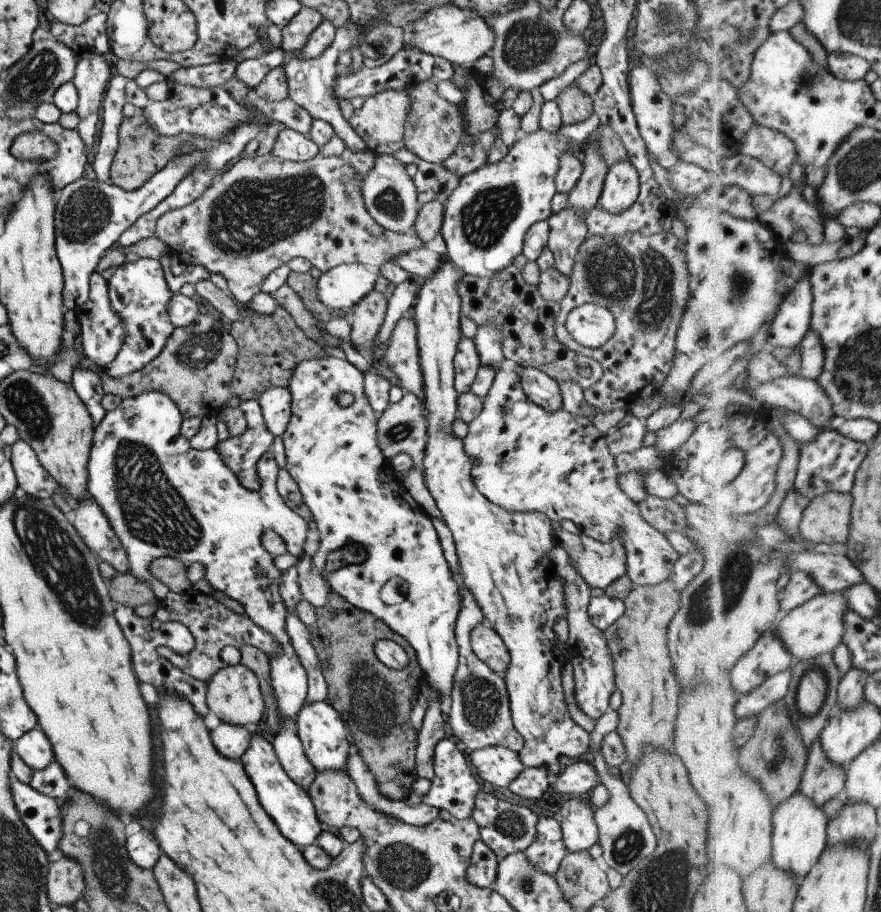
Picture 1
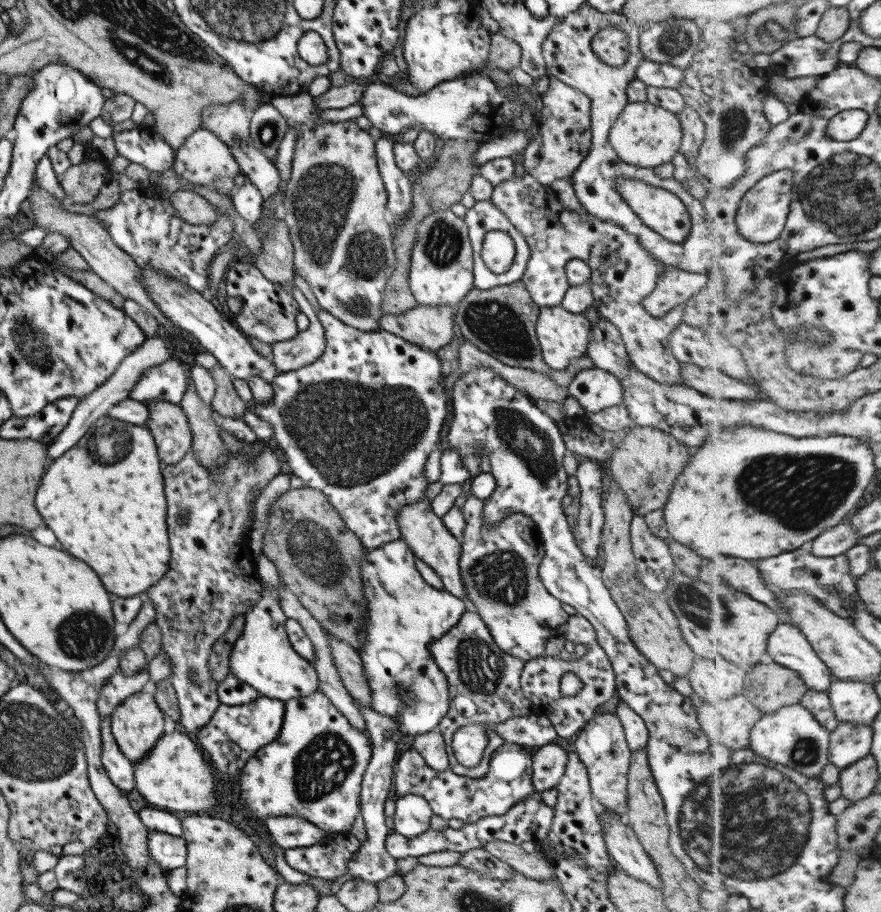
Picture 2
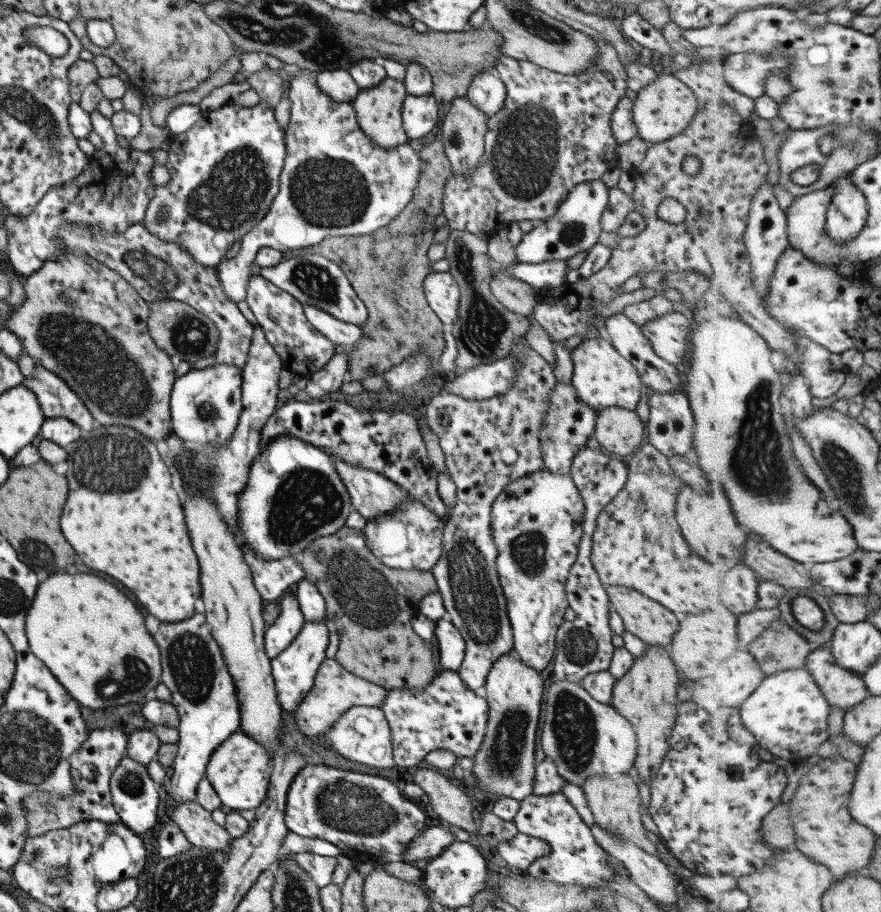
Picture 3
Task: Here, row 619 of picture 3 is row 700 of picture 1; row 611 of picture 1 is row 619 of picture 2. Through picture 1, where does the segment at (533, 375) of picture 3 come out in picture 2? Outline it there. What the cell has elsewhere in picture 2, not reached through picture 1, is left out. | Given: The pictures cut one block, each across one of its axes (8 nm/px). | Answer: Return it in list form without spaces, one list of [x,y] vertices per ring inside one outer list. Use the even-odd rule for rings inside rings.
[[[466,609],[459,620],[439,640],[431,643],[433,662],[443,672],[448,684],[448,695],[452,700],[455,696],[466,696],[475,705],[475,714],[470,719],[459,716],[459,712],[451,704],[445,717],[436,726],[436,731],[444,741],[444,750],[448,760],[448,770],[471,779],[481,779],[488,772],[488,762],[493,752],[504,744],[504,739],[493,732],[497,723],[509,721],[511,718],[531,715],[531,702],[523,696],[519,684],[519,675],[524,662],[509,655],[493,642],[483,620],[472,609]],[[467,724],[484,724],[488,732],[488,742],[485,746],[479,764],[474,768],[464,768],[458,764],[451,749],[452,735],[457,728]]]

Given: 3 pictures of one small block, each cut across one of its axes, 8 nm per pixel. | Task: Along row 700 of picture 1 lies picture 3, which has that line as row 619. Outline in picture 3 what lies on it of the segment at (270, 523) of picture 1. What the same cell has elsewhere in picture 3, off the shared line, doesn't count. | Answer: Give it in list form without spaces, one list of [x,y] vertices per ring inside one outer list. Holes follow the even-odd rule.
[[[284,595],[279,600],[280,613],[265,627],[262,640],[264,653],[272,659],[285,650],[306,621],[299,610],[297,599],[293,595]]]

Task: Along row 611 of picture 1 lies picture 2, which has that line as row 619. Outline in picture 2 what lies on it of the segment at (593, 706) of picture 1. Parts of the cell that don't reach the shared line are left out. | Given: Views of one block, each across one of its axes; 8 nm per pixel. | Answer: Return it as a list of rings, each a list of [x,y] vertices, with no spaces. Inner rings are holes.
[[[577,613],[569,615],[565,626],[562,626],[560,631],[564,640],[584,644],[586,653],[576,660],[539,656],[525,661],[519,675],[519,684],[522,695],[533,706],[537,706],[543,711],[543,715],[549,720],[556,735],[561,738],[569,738],[576,735],[582,726],[598,713],[599,705],[612,698],[615,691],[615,678],[607,655],[597,644],[594,628],[584,616]],[[564,672],[572,672],[582,682],[581,689],[573,696],[559,694],[559,680]]]

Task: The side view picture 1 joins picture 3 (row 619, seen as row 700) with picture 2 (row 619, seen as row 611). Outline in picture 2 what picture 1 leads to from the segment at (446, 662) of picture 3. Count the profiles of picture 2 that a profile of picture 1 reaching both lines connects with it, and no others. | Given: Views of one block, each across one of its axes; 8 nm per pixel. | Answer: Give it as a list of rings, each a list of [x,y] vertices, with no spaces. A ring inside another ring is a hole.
[[[401,538],[368,549],[361,557],[361,584],[365,598],[365,625],[363,625],[363,645],[358,656],[365,672],[365,682],[371,692],[370,710],[381,717],[389,718],[404,736],[418,736],[436,730],[451,706],[448,684],[443,672],[433,662],[431,643],[439,640],[452,626],[467,604],[443,589],[431,588],[415,568],[415,555]]]

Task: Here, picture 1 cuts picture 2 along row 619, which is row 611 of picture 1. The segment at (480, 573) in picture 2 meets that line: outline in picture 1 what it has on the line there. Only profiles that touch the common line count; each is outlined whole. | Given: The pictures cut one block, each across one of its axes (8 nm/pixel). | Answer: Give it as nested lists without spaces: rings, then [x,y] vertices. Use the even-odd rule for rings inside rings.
[[[445,256],[441,258],[439,261],[439,268],[433,272],[431,278],[427,278],[427,280],[423,282],[421,289],[417,292],[414,305],[412,306],[414,312],[413,319],[416,326],[417,362],[419,362],[421,378],[423,378],[423,398],[426,411],[427,442],[424,446],[422,460],[424,484],[425,488],[429,491],[431,498],[433,498],[437,510],[439,510],[441,520],[445,522],[445,526],[447,526],[449,532],[451,532],[457,557],[458,574],[461,582],[463,582],[463,586],[471,592],[471,596],[475,598],[475,602],[479,604],[479,608],[481,608],[481,612],[483,612],[485,623],[499,635],[499,638],[501,638],[503,644],[505,644],[505,648],[507,648],[507,652],[509,652],[509,664],[507,664],[507,670],[505,671],[503,679],[507,690],[509,712],[513,728],[515,728],[517,734],[519,734],[523,744],[523,746],[517,751],[517,756],[519,756],[519,760],[521,760],[523,766],[544,768],[549,777],[554,778],[563,770],[564,761],[570,763],[582,759],[583,754],[588,750],[590,738],[589,733],[586,730],[583,730],[583,728],[581,728],[567,712],[567,707],[563,700],[563,690],[561,690],[561,680],[559,679],[561,669],[567,660],[559,651],[557,638],[553,633],[552,626],[555,624],[556,620],[567,616],[567,607],[566,603],[563,602],[563,580],[557,576],[555,566],[553,566],[553,562],[551,562],[551,558],[549,558],[551,548],[555,547],[554,537],[552,536],[553,529],[551,528],[551,520],[547,519],[547,516],[541,514],[541,512],[507,512],[505,508],[499,508],[499,506],[491,504],[487,498],[483,498],[483,494],[475,488],[473,480],[471,480],[470,470],[473,460],[465,454],[465,450],[463,450],[463,440],[457,438],[457,436],[453,436],[453,432],[451,432],[451,424],[453,424],[453,420],[455,420],[456,417],[458,399],[458,394],[453,388],[454,370],[452,362],[453,356],[455,356],[455,352],[457,352],[457,344],[459,344],[462,334],[459,329],[460,300],[459,295],[457,294],[457,282],[459,282],[459,276],[457,276],[455,268],[453,268],[449,262],[450,260]]]

